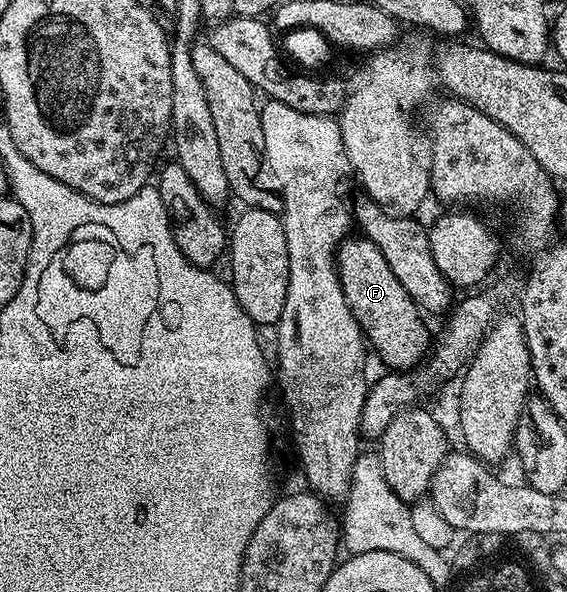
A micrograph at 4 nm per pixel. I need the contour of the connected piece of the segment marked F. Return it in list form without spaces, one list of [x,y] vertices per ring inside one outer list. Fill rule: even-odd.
[[[351,235],[337,249],[335,260],[337,263],[337,274],[343,287],[343,295],[351,307],[351,311],[355,315],[362,333],[365,334],[368,348],[372,352],[374,349],[377,352],[378,359],[390,370],[416,370],[420,366],[417,364],[421,361],[421,353],[428,354],[430,352],[431,333],[429,337],[429,329],[425,326],[424,319],[426,320],[426,318],[423,316],[422,310],[417,302],[411,299],[411,295],[407,295],[407,287],[403,287],[403,283],[399,283],[399,279],[395,279],[390,265],[387,264],[387,259],[383,259],[379,247],[375,247],[375,243],[368,241],[364,235]]]

